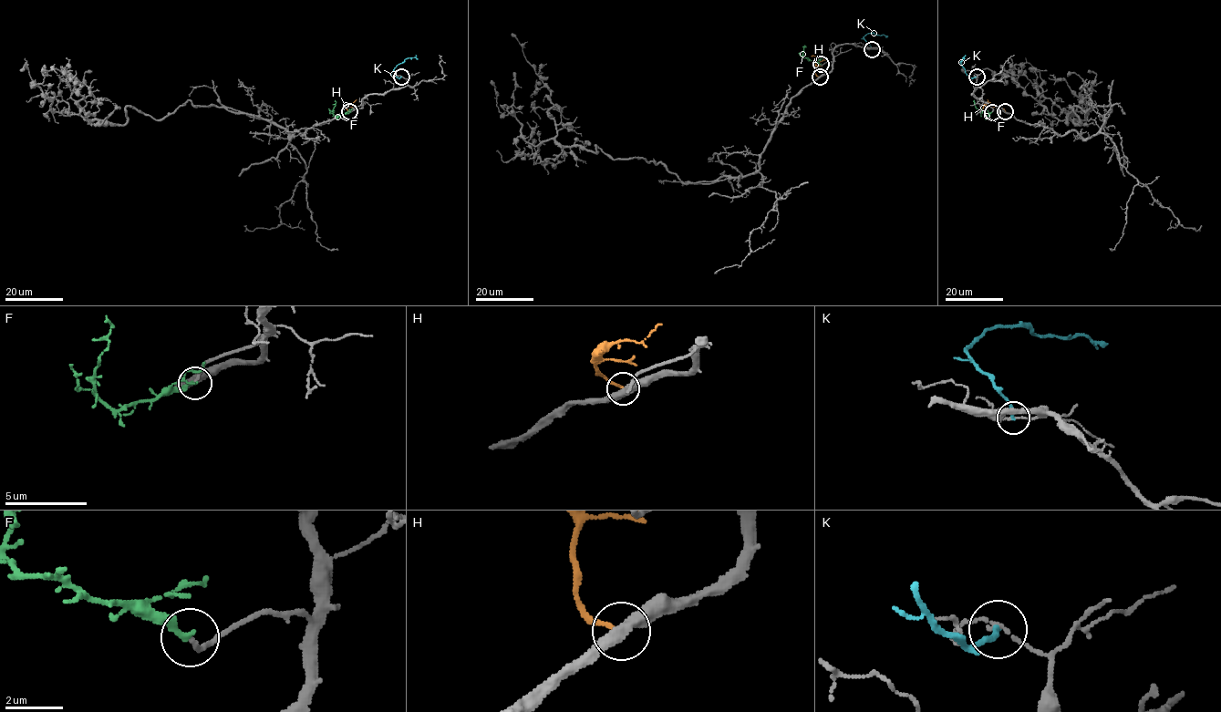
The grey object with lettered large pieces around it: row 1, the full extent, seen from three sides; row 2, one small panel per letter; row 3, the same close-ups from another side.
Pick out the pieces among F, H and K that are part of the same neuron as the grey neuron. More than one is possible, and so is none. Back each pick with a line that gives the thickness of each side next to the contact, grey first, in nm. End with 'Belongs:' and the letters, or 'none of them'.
F: Thickness 160 nm (grey) against 190 nm
Belongs: F

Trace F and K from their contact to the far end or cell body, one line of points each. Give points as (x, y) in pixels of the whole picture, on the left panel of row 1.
F: (350, 112), (334, 115), (332, 111), (335, 100)
K: (401, 77), (398, 77), (394, 68), (408, 57), (418, 58)

